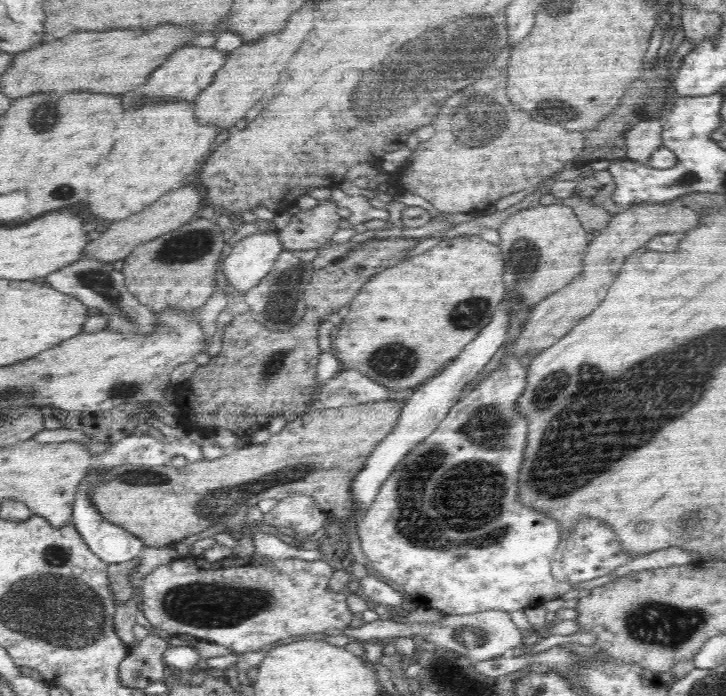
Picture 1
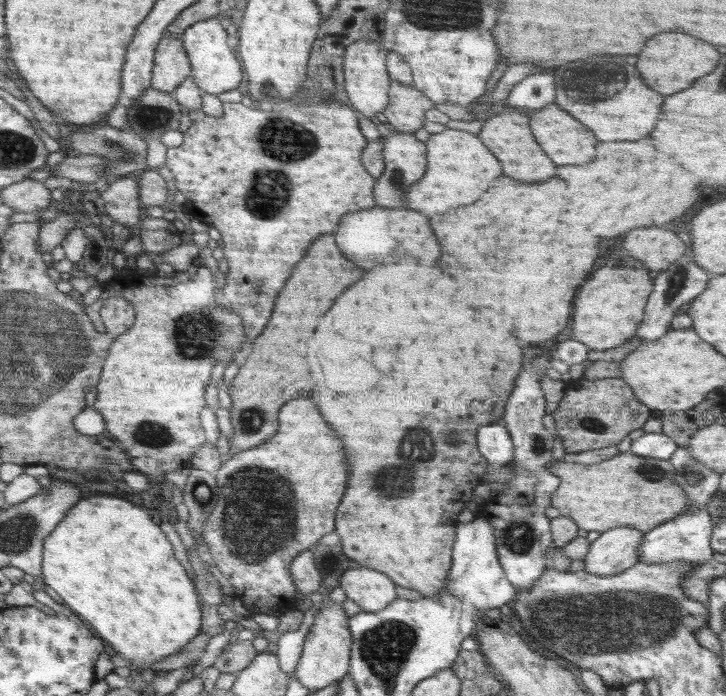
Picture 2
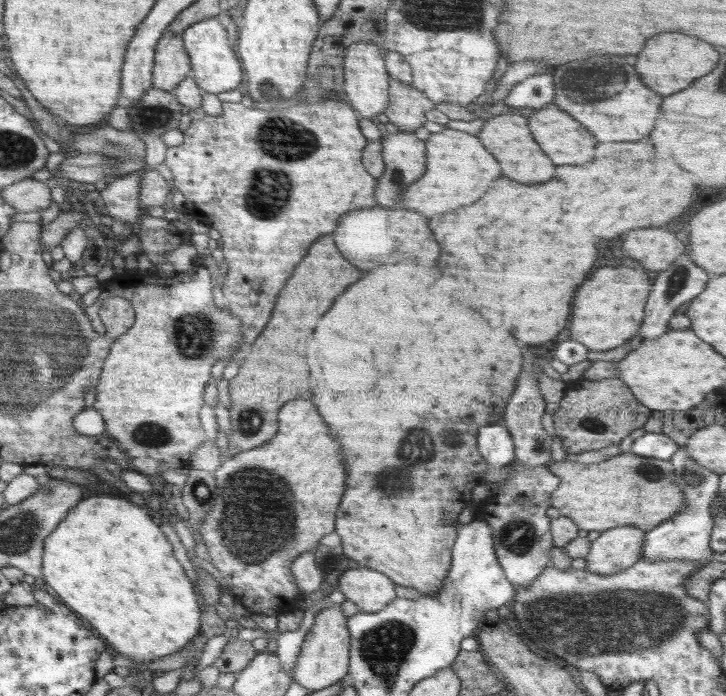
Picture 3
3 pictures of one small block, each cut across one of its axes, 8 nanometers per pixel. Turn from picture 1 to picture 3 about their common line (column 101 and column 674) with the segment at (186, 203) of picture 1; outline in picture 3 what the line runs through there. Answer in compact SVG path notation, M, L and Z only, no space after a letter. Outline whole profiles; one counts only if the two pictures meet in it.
M640 228L632 230L622 242L622 250L640 262L640 266L649 272L666 270L674 260L685 254L685 245L676 234L662 228Z

